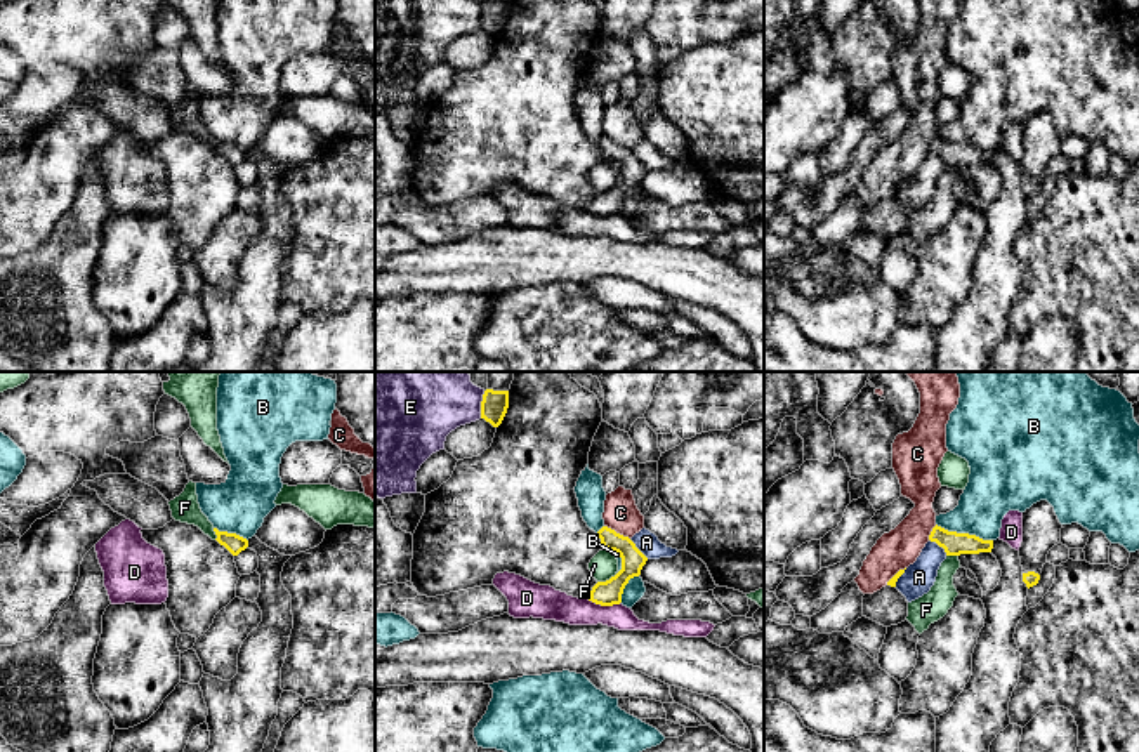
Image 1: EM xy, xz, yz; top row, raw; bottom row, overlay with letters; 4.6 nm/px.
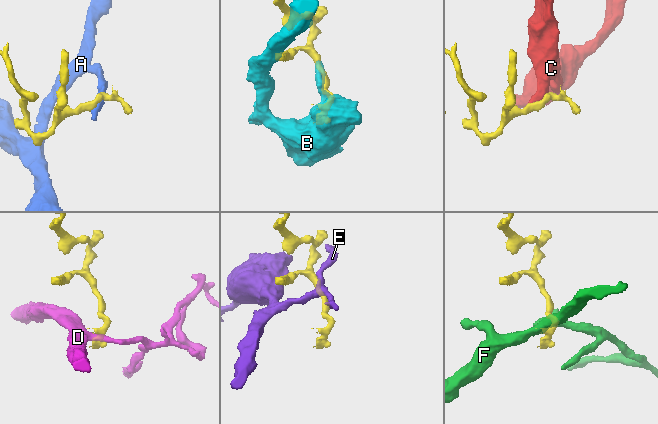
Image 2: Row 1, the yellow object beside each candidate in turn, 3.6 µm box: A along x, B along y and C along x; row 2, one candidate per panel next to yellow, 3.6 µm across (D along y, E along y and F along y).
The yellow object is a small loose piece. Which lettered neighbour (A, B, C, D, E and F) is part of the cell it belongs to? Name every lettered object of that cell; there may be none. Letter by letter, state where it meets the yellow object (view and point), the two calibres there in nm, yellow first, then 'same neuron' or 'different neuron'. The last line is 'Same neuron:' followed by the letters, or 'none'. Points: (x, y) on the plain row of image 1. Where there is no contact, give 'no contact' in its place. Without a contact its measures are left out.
A: meets yellow in yz at (940, 157); 110 nm thick on the yellow side, 140 nm on the other; different neuron
B: meets yellow in yz at (964, 145); 110 nm thick on the yellow side, 240 nm on the other; different neuron
C: meets yellow in xz at (615, 143); 110 nm thick on the yellow side, 160 nm on the other; different neuron
D: meets yellow in xz at (605, 216); 120 nm thick on the yellow side, 140 nm on the other; different neuron
E: meets yellow in xz at (481, 16); 130 nm thick on the yellow side, 240 nm on the other; different neuron
F: meets yellow in xz at (606, 191); 120 nm thick on the yellow side, 130 nm on the other; different neuron
Same neuron: none

